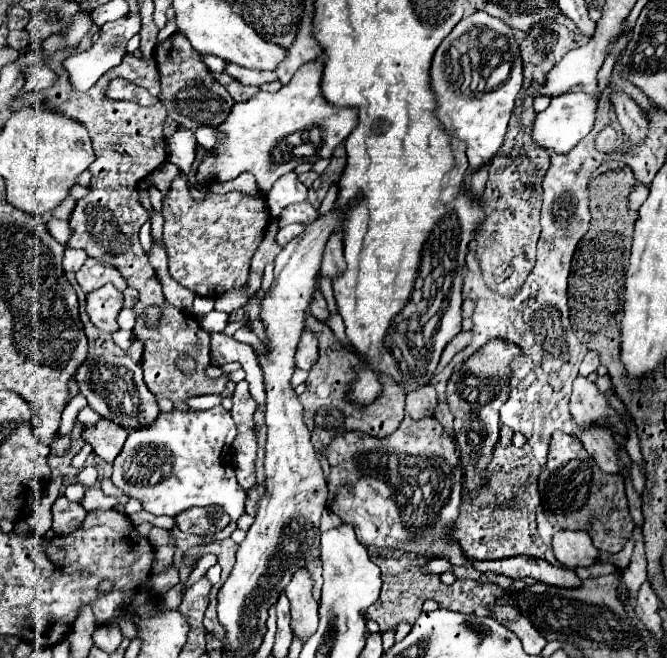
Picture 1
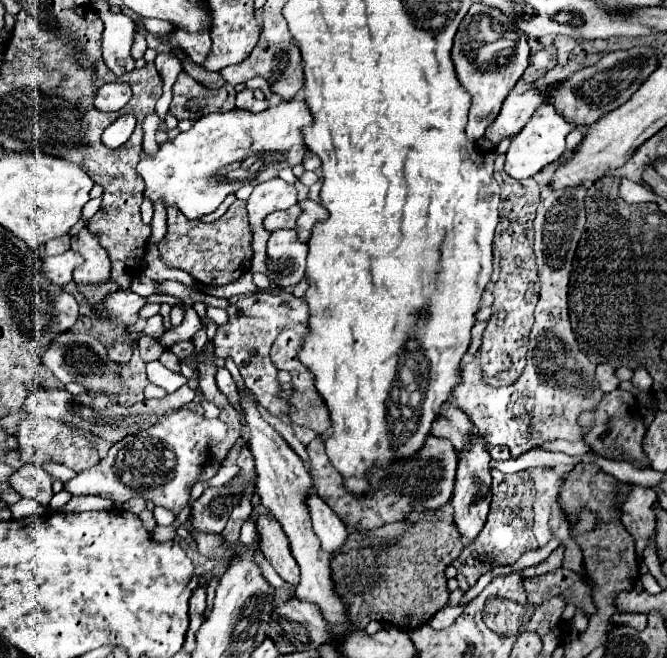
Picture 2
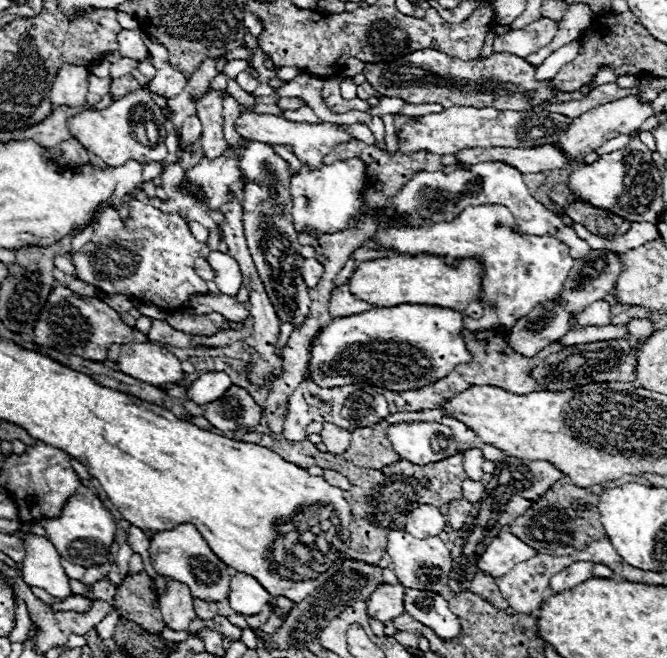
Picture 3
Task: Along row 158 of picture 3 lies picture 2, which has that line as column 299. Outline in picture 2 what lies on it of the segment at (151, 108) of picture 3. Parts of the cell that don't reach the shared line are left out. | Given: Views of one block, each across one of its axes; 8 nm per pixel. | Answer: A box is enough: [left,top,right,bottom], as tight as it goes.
[136,100,312,220]

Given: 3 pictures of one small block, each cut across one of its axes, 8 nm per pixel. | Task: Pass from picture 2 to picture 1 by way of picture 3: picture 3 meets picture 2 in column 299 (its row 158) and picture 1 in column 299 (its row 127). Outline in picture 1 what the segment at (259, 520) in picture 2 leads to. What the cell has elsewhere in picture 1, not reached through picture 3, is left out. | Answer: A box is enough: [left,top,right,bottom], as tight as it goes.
[286,568,318,640]

